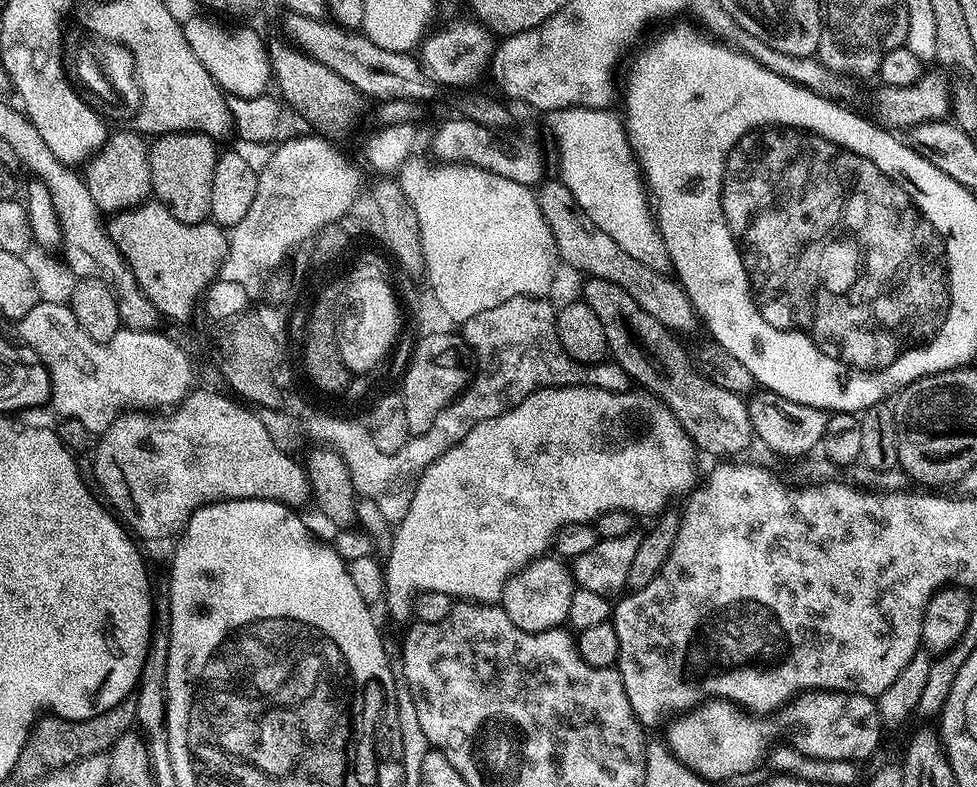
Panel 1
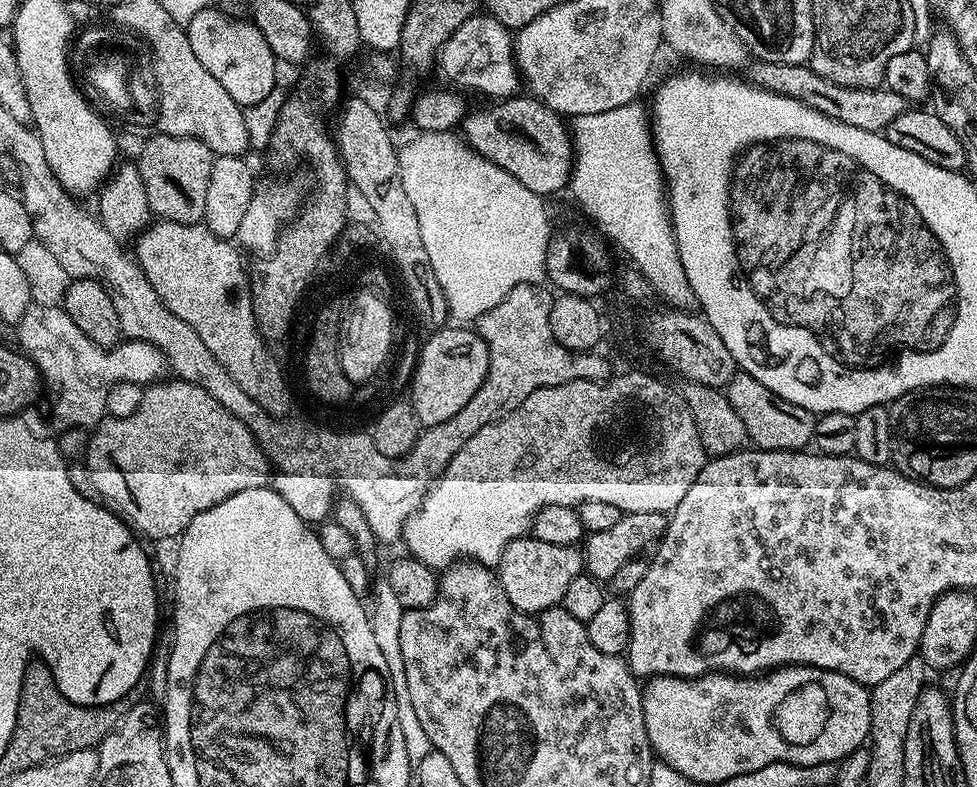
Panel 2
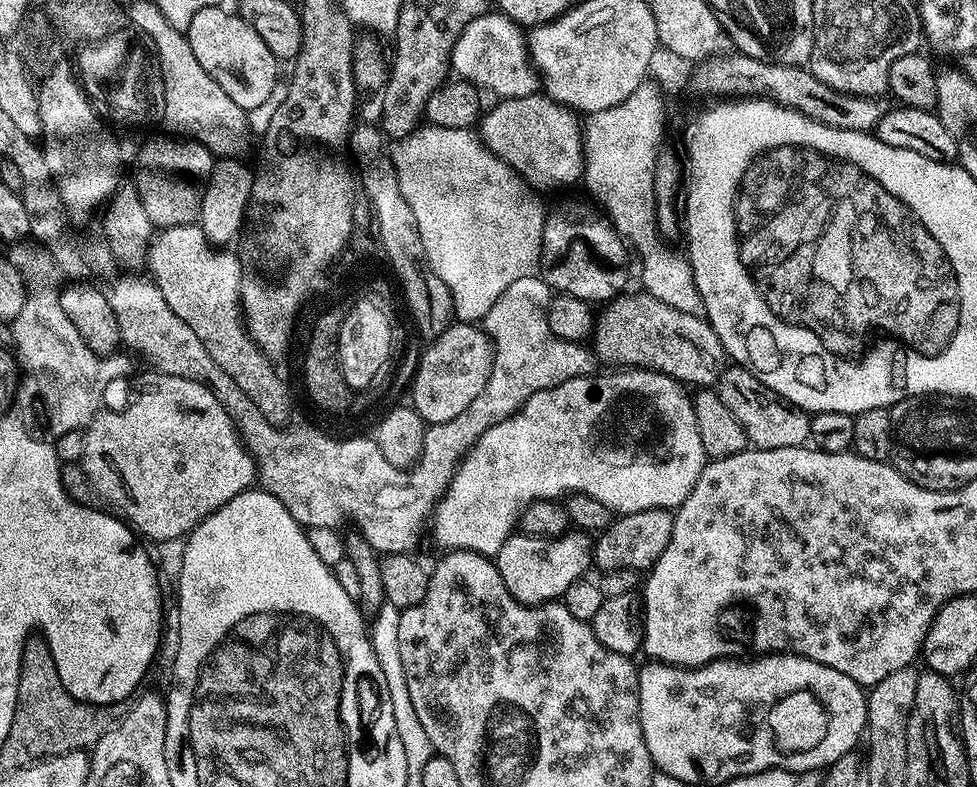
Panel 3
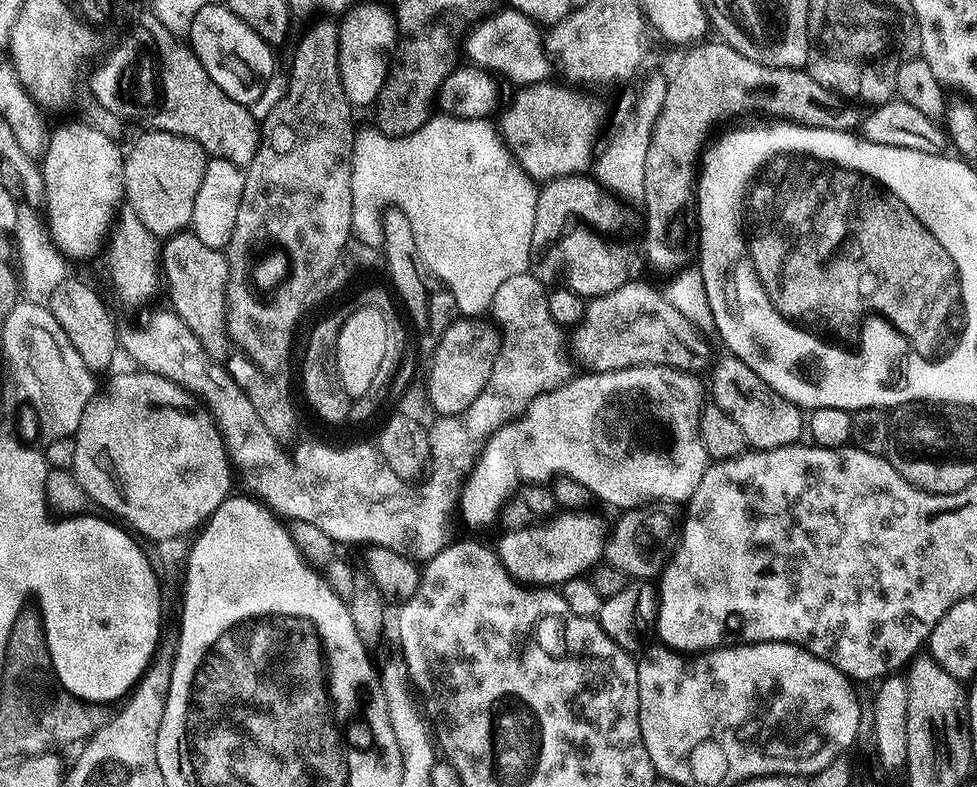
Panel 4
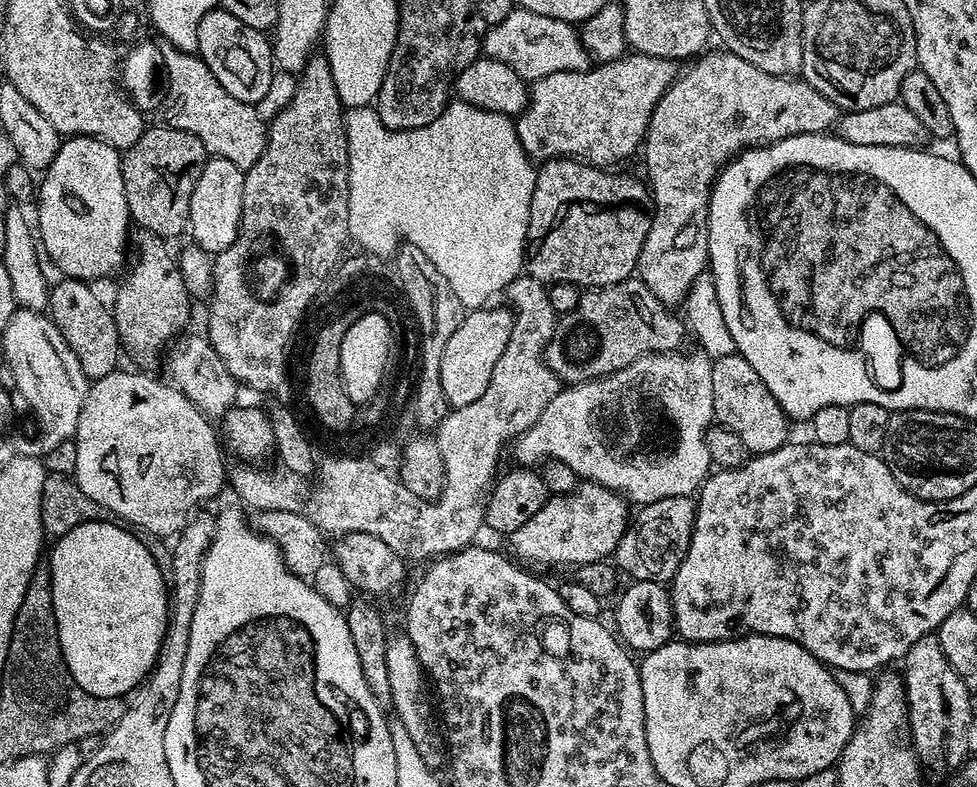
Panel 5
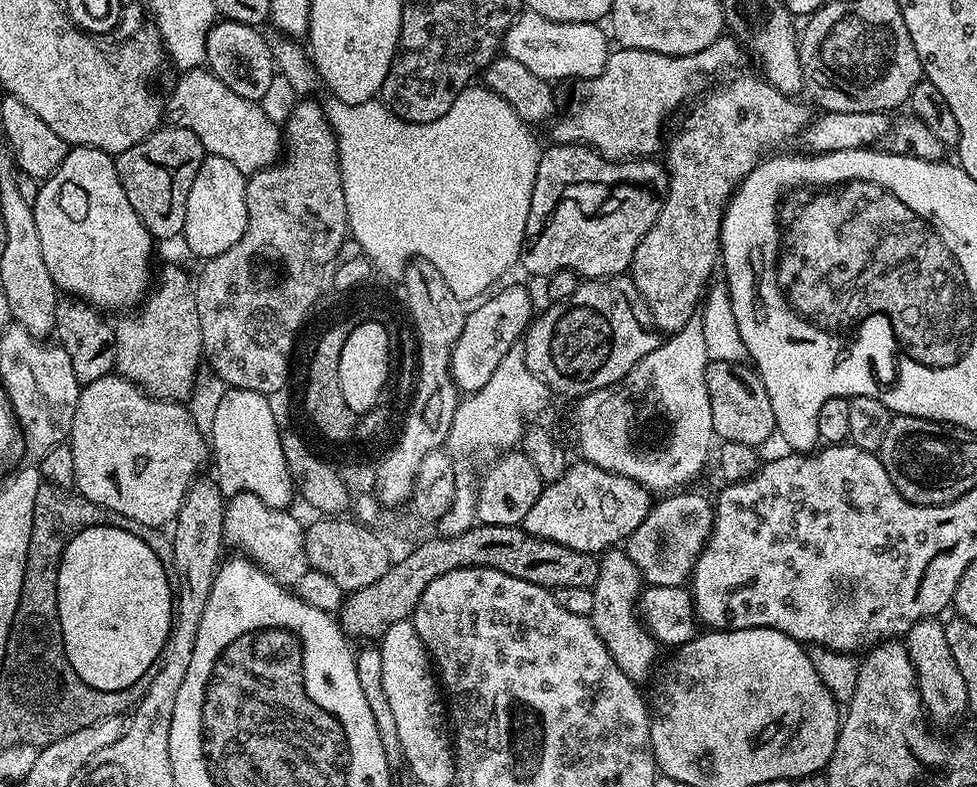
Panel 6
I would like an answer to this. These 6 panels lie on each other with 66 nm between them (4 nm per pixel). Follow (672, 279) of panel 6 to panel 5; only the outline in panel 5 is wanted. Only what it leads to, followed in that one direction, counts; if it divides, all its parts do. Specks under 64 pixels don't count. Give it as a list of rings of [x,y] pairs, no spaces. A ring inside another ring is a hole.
[[[708,50],[695,61],[688,73],[674,80],[658,102],[648,123],[646,143],[642,148],[644,168],[648,171],[655,211],[652,215],[650,234],[642,246],[642,254],[636,263],[635,275],[652,291],[654,298],[669,306],[683,305],[688,291],[708,268],[708,203],[712,197],[712,185],[725,164],[737,154],[767,146],[791,136],[818,132],[827,133],[837,123],[838,109],[826,94],[818,94],[802,78],[775,76],[750,66],[746,58],[738,58],[727,50]]]

